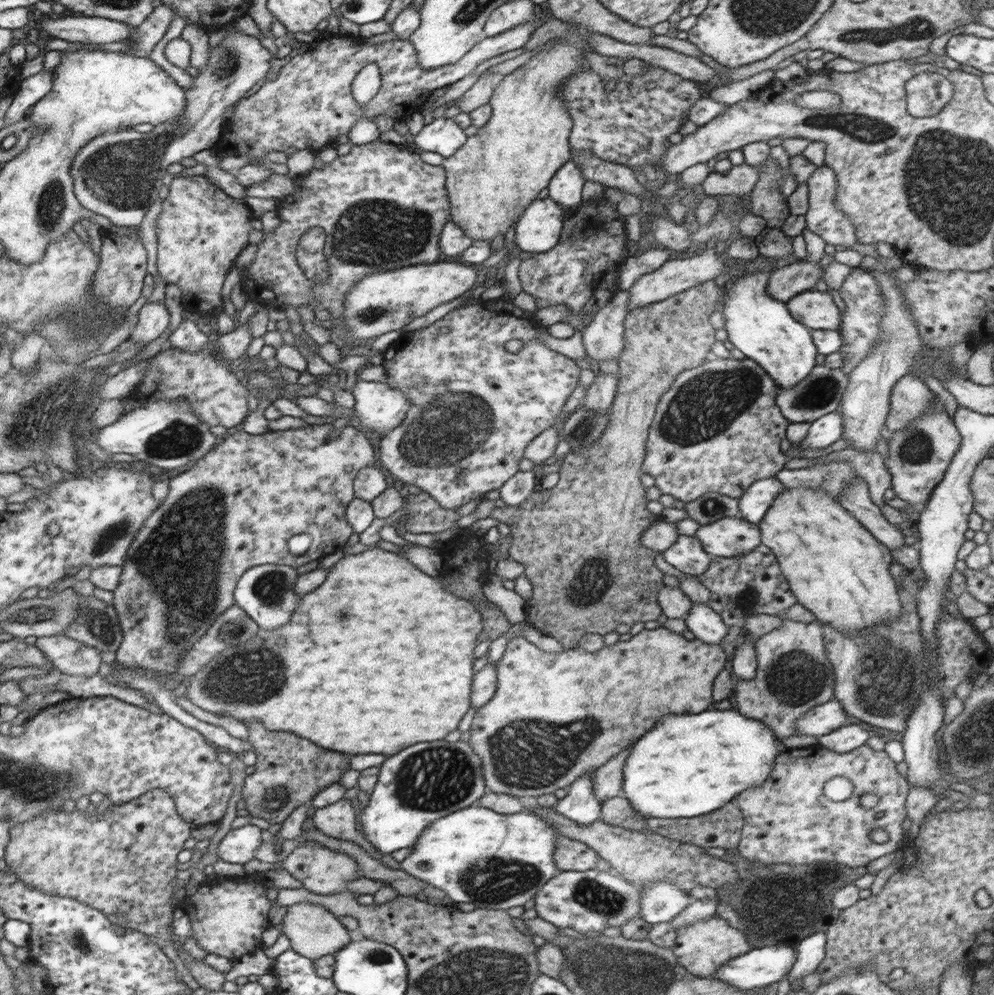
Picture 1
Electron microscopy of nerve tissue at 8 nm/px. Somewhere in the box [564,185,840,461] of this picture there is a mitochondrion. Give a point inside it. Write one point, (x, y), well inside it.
(707, 405)

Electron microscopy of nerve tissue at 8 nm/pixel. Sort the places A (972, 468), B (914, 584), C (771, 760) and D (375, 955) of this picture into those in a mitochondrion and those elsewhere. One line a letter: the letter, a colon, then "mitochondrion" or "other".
A: other
B: other
C: other
D: mitochondrion

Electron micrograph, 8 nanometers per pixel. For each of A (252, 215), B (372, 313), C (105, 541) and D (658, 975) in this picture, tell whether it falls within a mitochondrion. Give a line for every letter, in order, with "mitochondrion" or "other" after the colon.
A: other
B: mitochondrion
C: mitochondrion
D: mitochondrion

